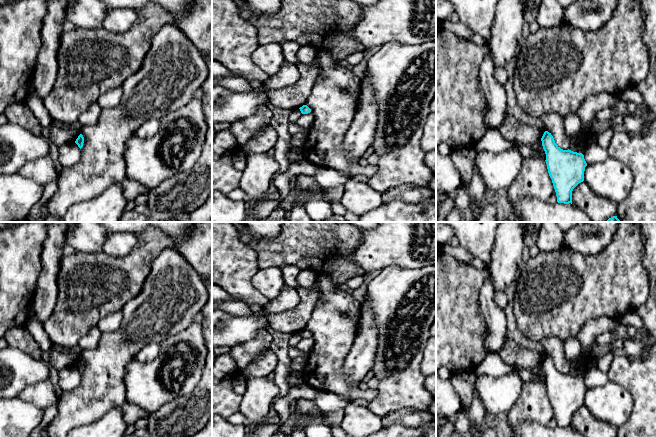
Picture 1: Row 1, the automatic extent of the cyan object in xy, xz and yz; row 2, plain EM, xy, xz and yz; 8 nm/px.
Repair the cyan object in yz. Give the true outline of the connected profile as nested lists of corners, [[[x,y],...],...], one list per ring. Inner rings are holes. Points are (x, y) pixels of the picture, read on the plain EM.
[[[548,355],[544,356],[541,365],[557,426],[572,428],[573,413],[584,405],[584,395],[587,390],[584,379],[569,373],[561,373]]]

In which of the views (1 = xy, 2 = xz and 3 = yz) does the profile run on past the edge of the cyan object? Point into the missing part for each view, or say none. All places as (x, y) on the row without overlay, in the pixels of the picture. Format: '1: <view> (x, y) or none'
1: none
2: none
3: none

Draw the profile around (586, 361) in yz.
[[[580,355],[579,357],[581,359],[580,365],[584,370],[588,370],[591,367],[592,362],[594,360],[597,360],[597,359],[593,358],[592,356]]]

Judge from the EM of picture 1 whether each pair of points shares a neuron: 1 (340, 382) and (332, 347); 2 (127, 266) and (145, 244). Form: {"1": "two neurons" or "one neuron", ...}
{"1": "one neuron", "2": "one neuron"}

